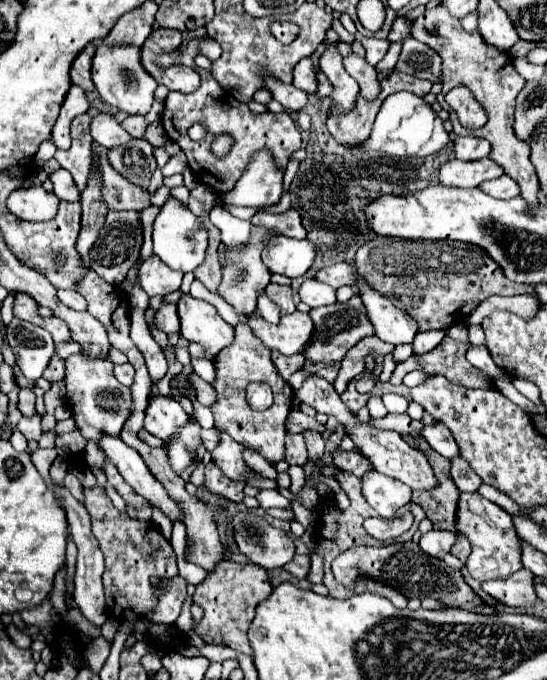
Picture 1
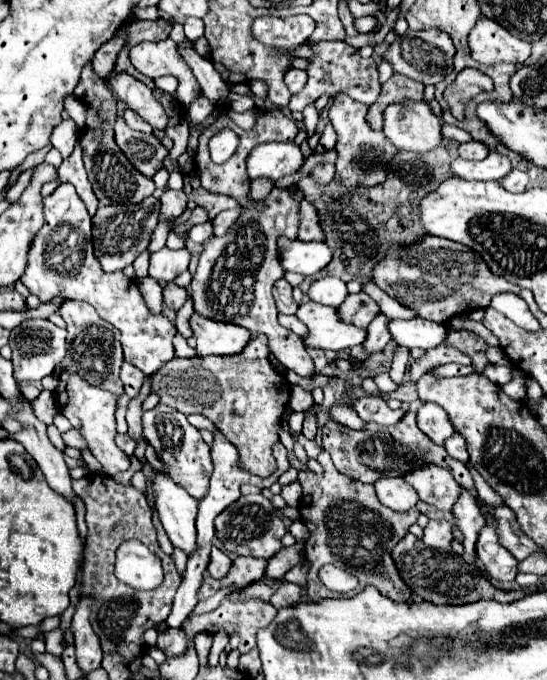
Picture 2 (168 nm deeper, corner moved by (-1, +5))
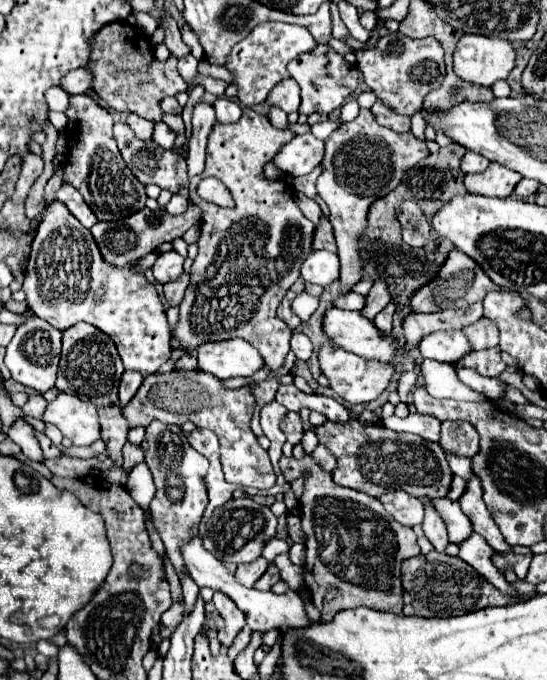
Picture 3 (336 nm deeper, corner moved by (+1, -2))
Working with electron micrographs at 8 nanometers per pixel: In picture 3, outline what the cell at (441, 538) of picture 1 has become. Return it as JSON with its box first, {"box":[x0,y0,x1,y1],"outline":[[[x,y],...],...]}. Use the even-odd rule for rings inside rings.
{"box":[422,504,450,552],"outline":[[[426,504],[426,516],[424,516],[422,528],[424,528],[426,538],[432,542],[434,550],[444,552],[444,548],[450,544],[448,534],[446,534],[446,524],[442,522],[440,514],[438,514],[430,504]]]}

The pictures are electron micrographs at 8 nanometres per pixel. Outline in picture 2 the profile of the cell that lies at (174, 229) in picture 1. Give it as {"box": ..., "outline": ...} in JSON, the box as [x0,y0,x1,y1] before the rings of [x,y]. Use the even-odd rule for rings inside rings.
{"box":[188,223,212,243],"outline":[[[206,223],[206,225],[196,225],[196,227],[192,227],[190,233],[188,233],[188,237],[190,237],[194,243],[202,243],[202,241],[208,239],[210,235],[212,235],[212,227],[208,227],[208,223]]]}

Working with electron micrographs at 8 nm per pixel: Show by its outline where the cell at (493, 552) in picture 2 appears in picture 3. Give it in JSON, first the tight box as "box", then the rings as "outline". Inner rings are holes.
{"box":[496,554,530,580],"outline":[[[496,554],[496,566],[504,570],[514,570],[520,580],[524,580],[528,566],[530,566],[530,556],[520,556],[520,554]]]}

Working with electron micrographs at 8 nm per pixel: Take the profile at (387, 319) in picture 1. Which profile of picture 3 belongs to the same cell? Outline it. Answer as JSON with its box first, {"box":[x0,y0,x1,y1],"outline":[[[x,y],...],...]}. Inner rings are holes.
{"box":[418,330,470,364],"outline":[[[458,330],[432,332],[420,340],[418,350],[424,358],[432,358],[438,362],[450,362],[452,364],[470,352],[470,342]]]}

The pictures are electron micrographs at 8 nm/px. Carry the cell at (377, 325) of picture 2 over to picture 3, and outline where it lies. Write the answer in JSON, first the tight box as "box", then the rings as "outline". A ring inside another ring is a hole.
{"box":[374,304,394,336],"outline":[[[388,304],[388,306],[374,318],[376,328],[380,328],[380,332],[384,332],[384,336],[388,336],[388,334],[392,332],[392,314],[394,314],[394,304]]]}

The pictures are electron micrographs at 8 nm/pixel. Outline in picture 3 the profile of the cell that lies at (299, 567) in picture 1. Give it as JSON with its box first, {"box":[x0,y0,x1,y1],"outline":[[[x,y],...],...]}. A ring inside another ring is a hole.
{"box":[254,564,280,590],"outline":[[[270,564],[268,570],[264,572],[264,576],[254,584],[254,588],[258,588],[258,590],[270,590],[278,580],[280,580],[280,570],[276,568],[276,564]]]}

